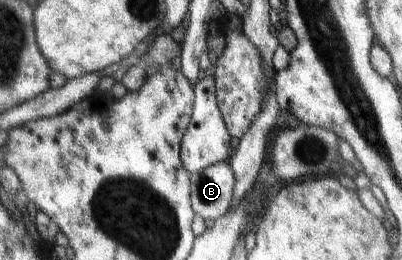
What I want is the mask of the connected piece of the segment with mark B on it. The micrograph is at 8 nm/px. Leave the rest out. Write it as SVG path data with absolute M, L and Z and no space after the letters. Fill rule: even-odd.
M228 161L218 162L191 173L190 196L195 214L203 220L221 218L232 204L235 174Z

